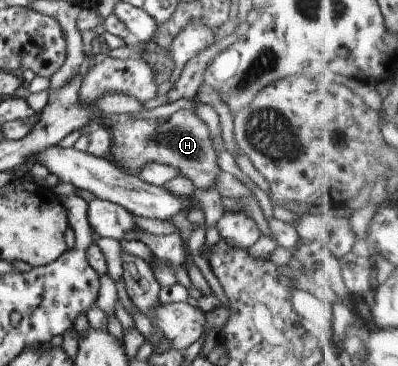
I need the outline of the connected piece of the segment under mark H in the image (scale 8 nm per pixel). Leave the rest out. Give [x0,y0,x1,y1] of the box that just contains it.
[104,109,221,189]

